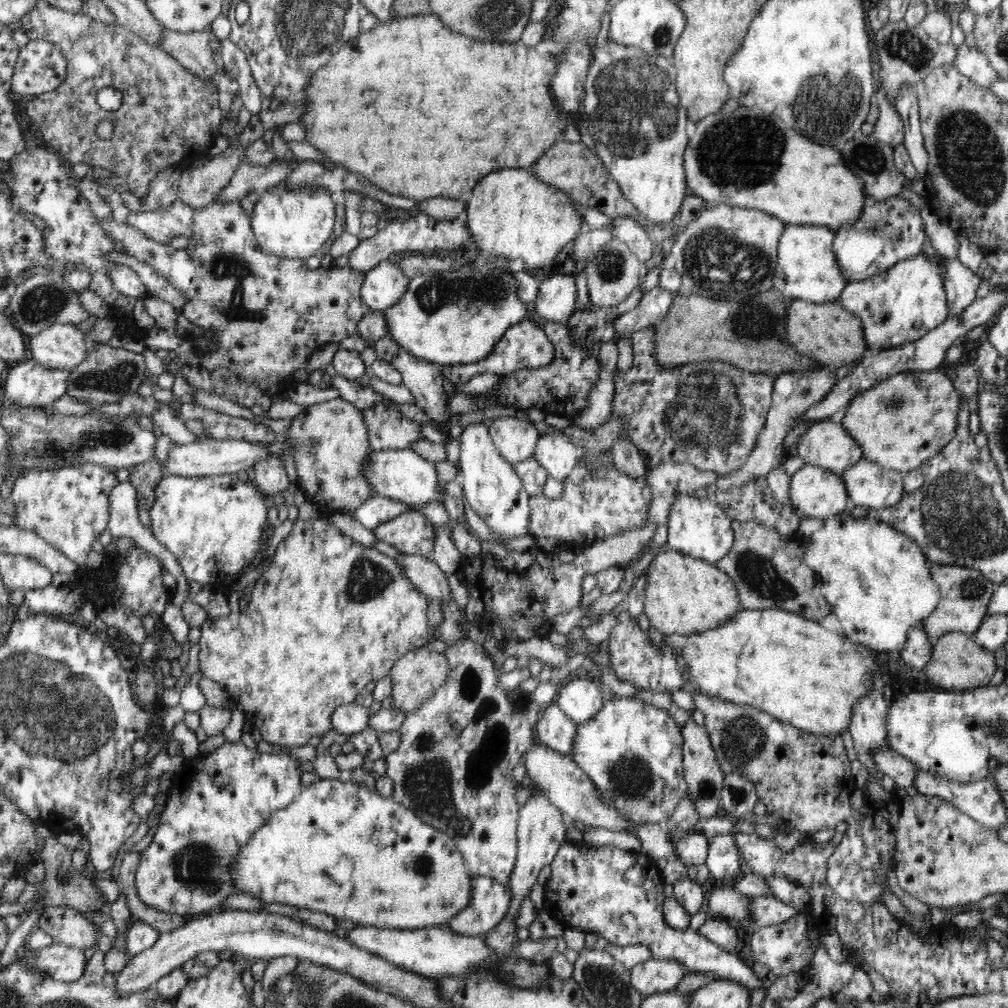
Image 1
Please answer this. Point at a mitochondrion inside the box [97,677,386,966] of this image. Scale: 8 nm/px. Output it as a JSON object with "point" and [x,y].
{"point":[197,865]}

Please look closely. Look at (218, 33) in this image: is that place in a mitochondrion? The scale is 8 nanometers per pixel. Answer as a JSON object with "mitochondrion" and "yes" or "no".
{"mitochondrion":"no"}

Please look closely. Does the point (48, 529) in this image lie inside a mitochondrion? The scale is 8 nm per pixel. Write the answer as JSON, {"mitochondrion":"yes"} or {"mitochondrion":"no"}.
{"mitochondrion":"no"}

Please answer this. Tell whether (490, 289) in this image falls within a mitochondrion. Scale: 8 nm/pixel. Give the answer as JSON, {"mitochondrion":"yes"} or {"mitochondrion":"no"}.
{"mitochondrion":"yes"}

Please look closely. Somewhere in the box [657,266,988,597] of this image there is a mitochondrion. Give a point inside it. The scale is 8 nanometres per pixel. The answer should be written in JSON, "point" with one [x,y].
{"point":[711,416]}

